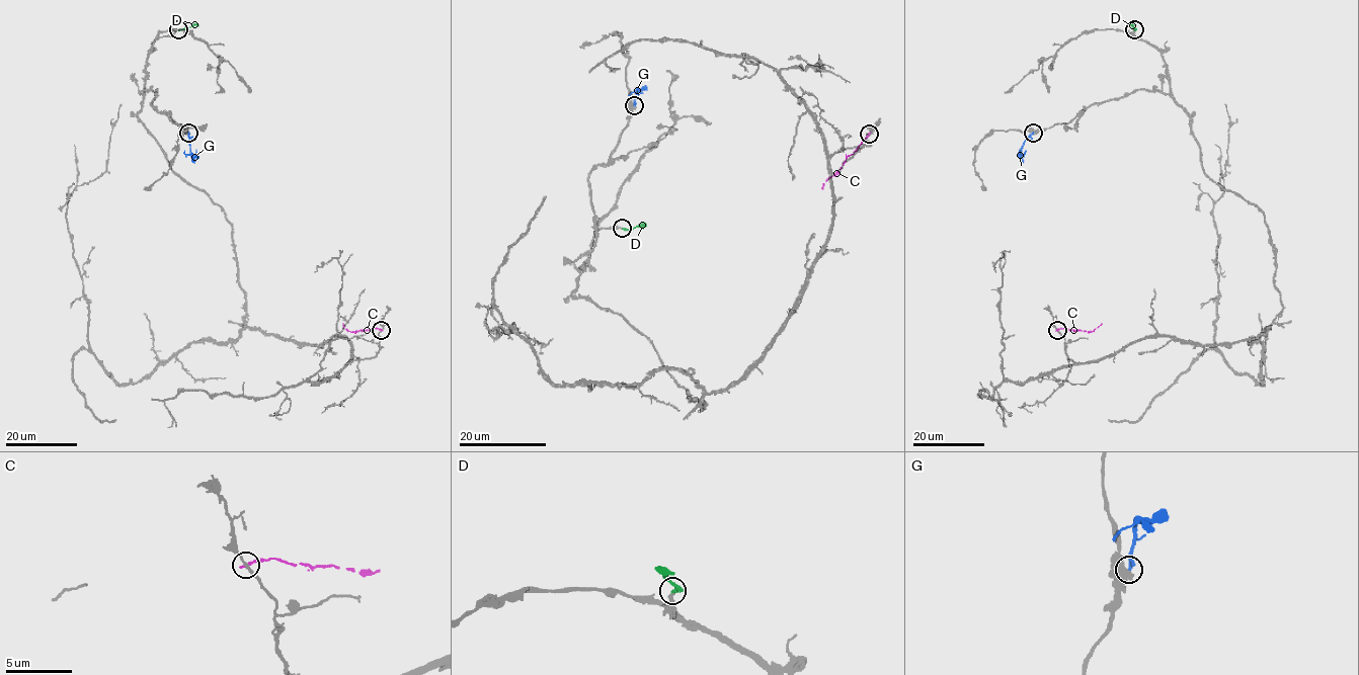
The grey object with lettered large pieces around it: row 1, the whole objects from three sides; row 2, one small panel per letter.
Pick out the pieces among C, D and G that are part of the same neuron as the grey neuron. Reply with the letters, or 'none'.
D

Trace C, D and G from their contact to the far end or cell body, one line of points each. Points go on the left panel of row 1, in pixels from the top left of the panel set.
C: (381, 329), (350, 332), (342, 323)
D: (178, 29), (197, 24)
G: (188, 133), (194, 163)

